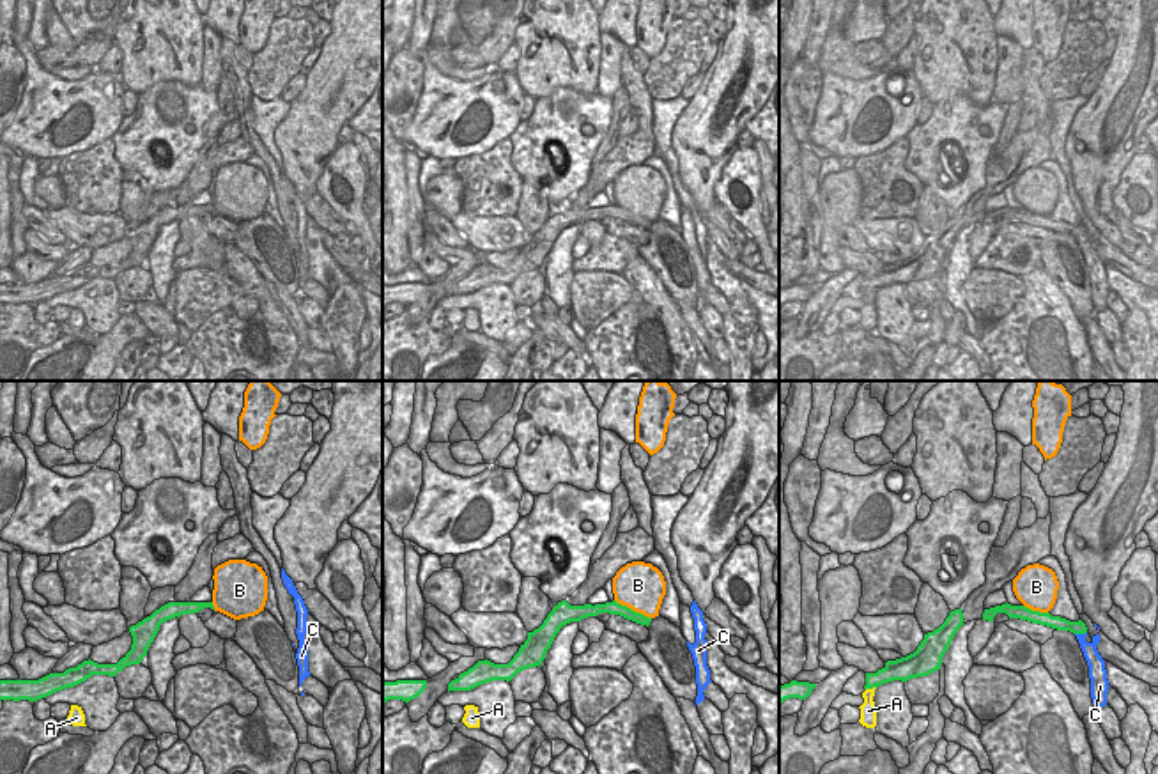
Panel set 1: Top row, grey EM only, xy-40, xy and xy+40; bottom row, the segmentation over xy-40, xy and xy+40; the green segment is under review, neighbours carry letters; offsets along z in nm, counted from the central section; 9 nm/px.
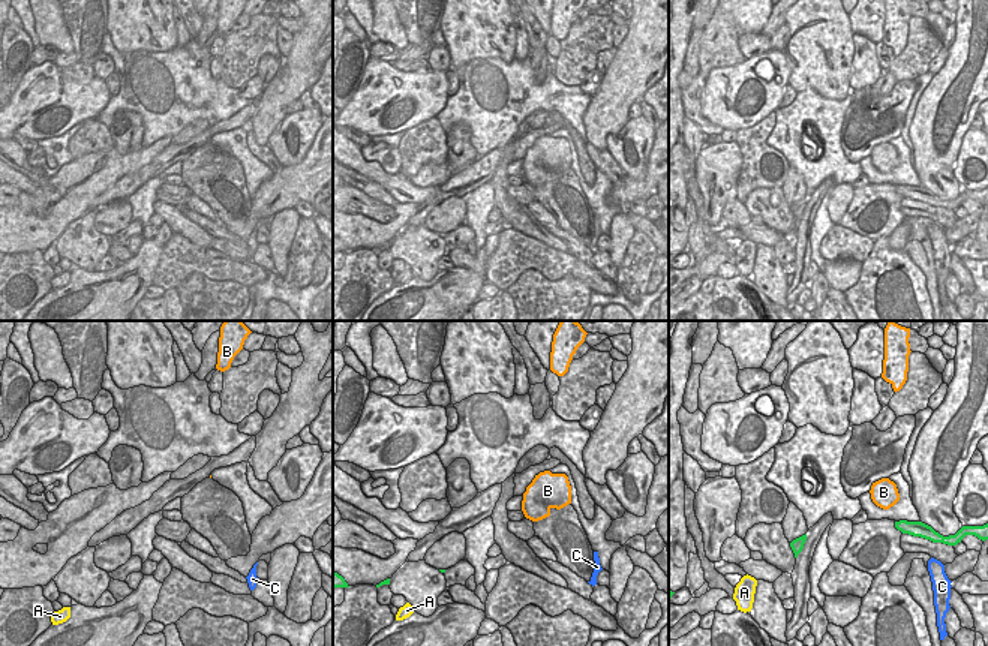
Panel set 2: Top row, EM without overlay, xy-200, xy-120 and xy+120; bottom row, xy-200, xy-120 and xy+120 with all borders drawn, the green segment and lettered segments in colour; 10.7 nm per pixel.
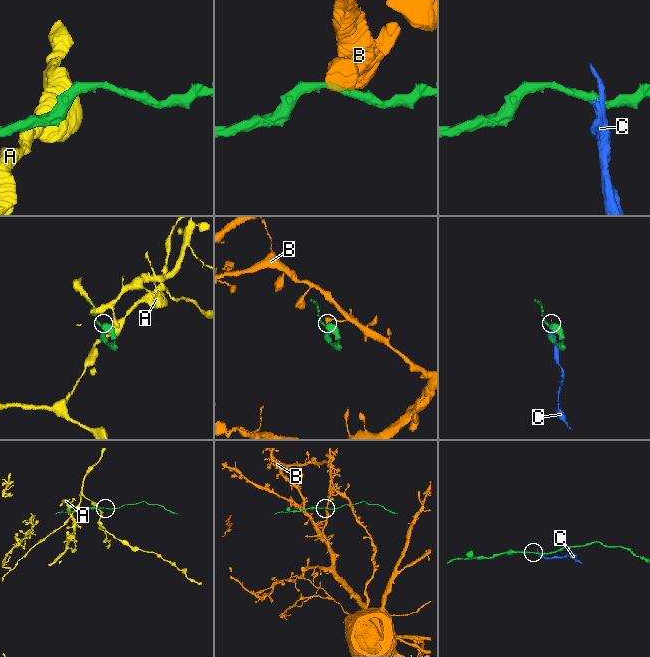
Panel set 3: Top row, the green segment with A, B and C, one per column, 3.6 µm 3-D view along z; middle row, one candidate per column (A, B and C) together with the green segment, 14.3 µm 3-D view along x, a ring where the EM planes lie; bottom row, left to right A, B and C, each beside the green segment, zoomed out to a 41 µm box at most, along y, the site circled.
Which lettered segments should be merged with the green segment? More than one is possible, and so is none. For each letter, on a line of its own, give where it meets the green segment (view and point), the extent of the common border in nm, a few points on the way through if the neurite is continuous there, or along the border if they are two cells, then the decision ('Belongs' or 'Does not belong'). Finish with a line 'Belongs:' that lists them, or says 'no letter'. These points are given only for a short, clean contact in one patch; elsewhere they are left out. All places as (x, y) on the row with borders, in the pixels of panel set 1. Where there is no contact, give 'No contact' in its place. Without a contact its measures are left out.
A: Touches green at xy+40 (870, 688). Shared border 100 nm. Boundary: xy+40 (875, 686), (866, 689). Does not belong
B: Touches green at xy (631, 610). Shared border 380 nm. Boundary: xy (615, 599), (650, 619). Does not belong
C: Touches green at xy+40 (1080, 633). Shared border 120 nm. Boundary: xy+40 (1086, 631), (1075, 634). Does not belong
Belongs: no letter

